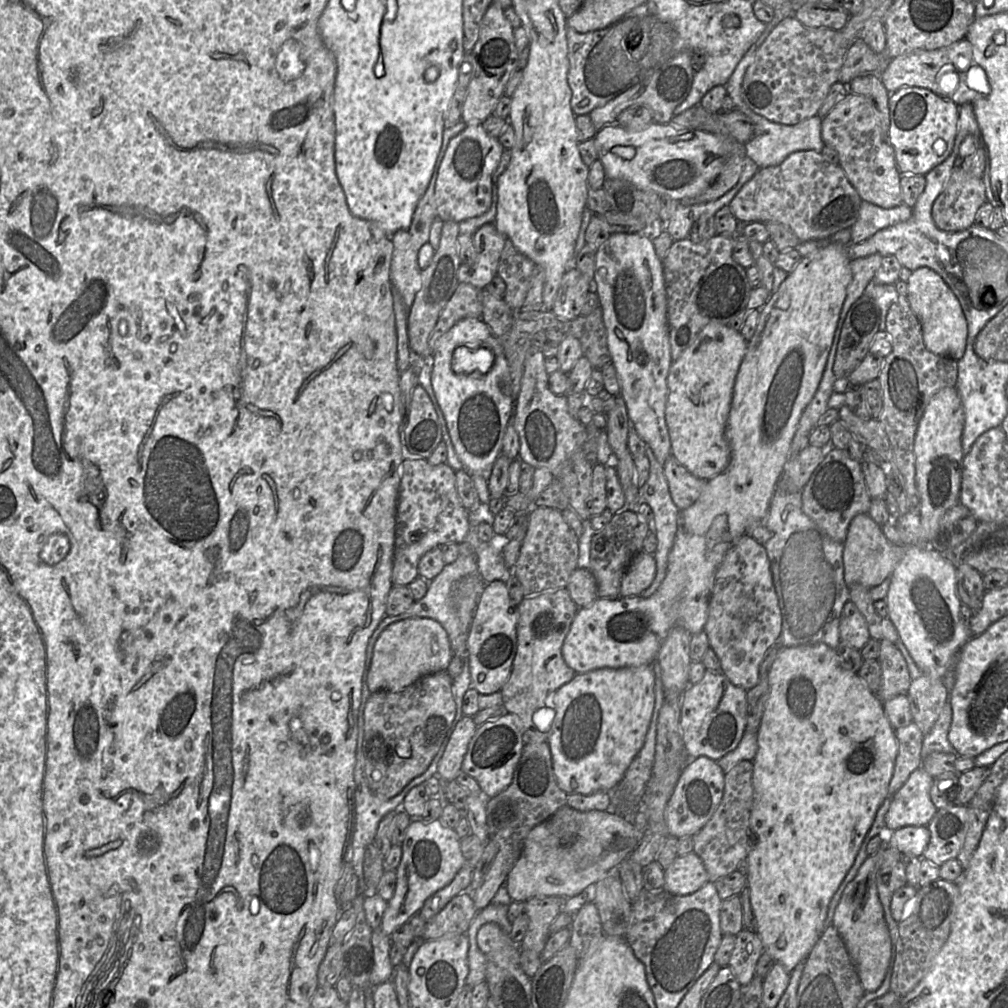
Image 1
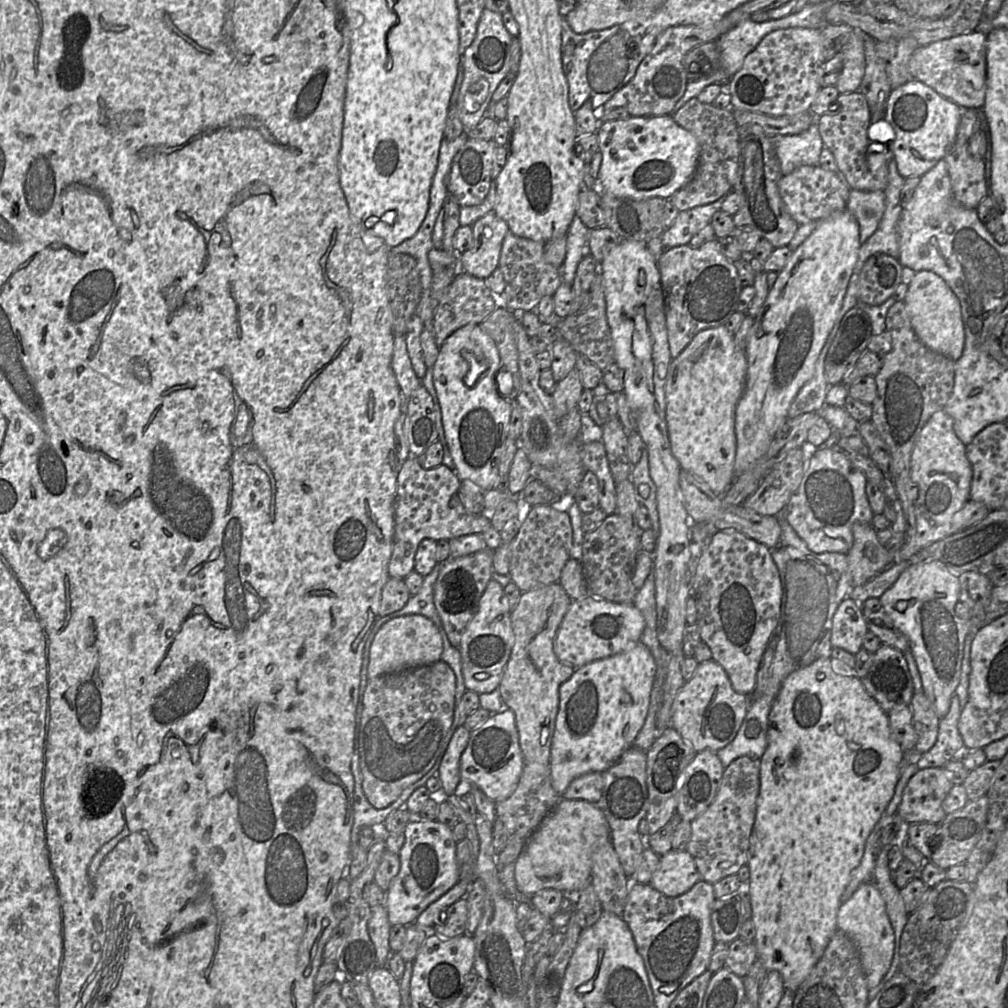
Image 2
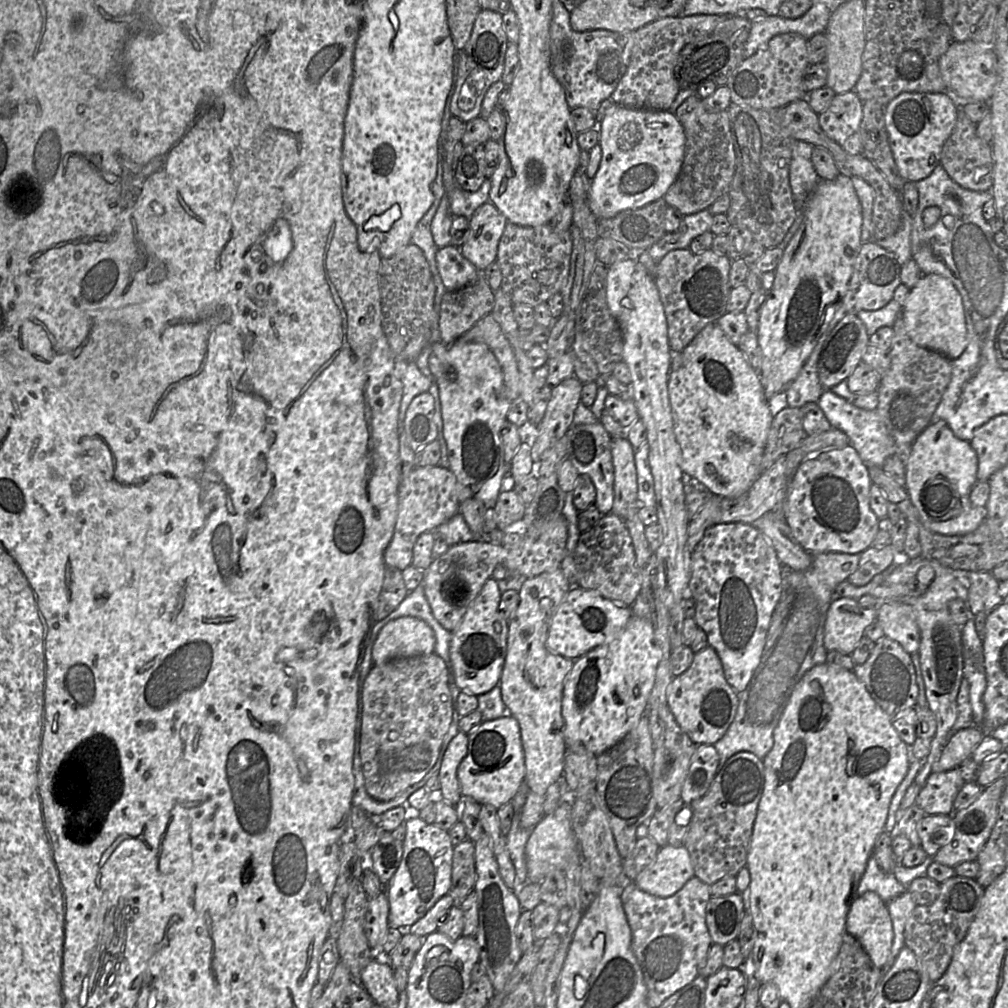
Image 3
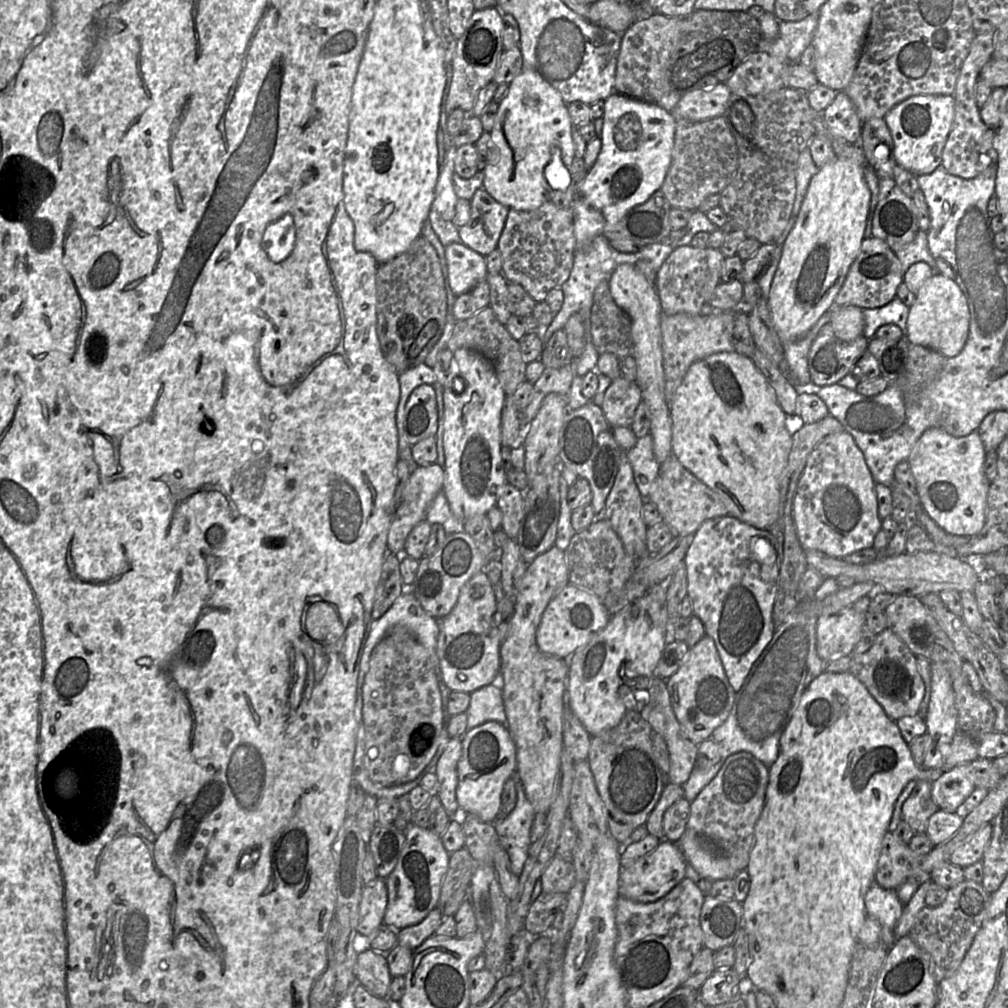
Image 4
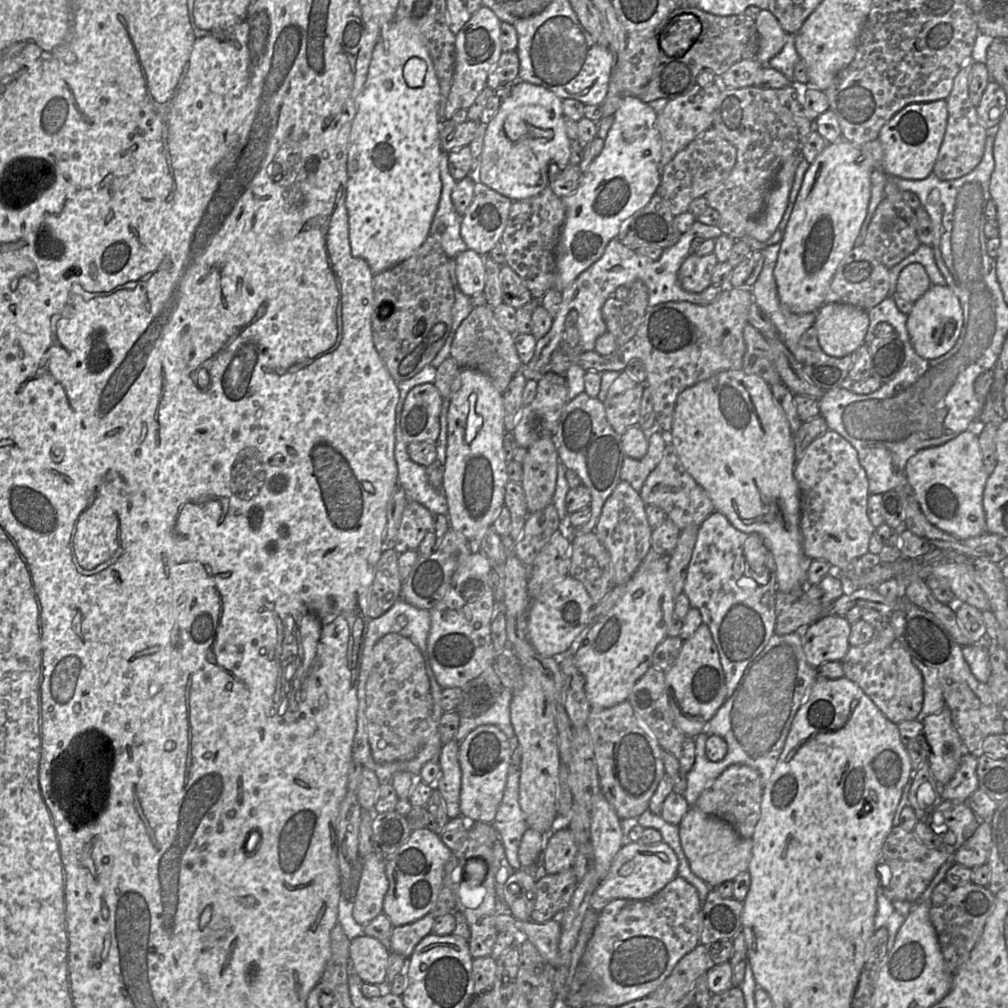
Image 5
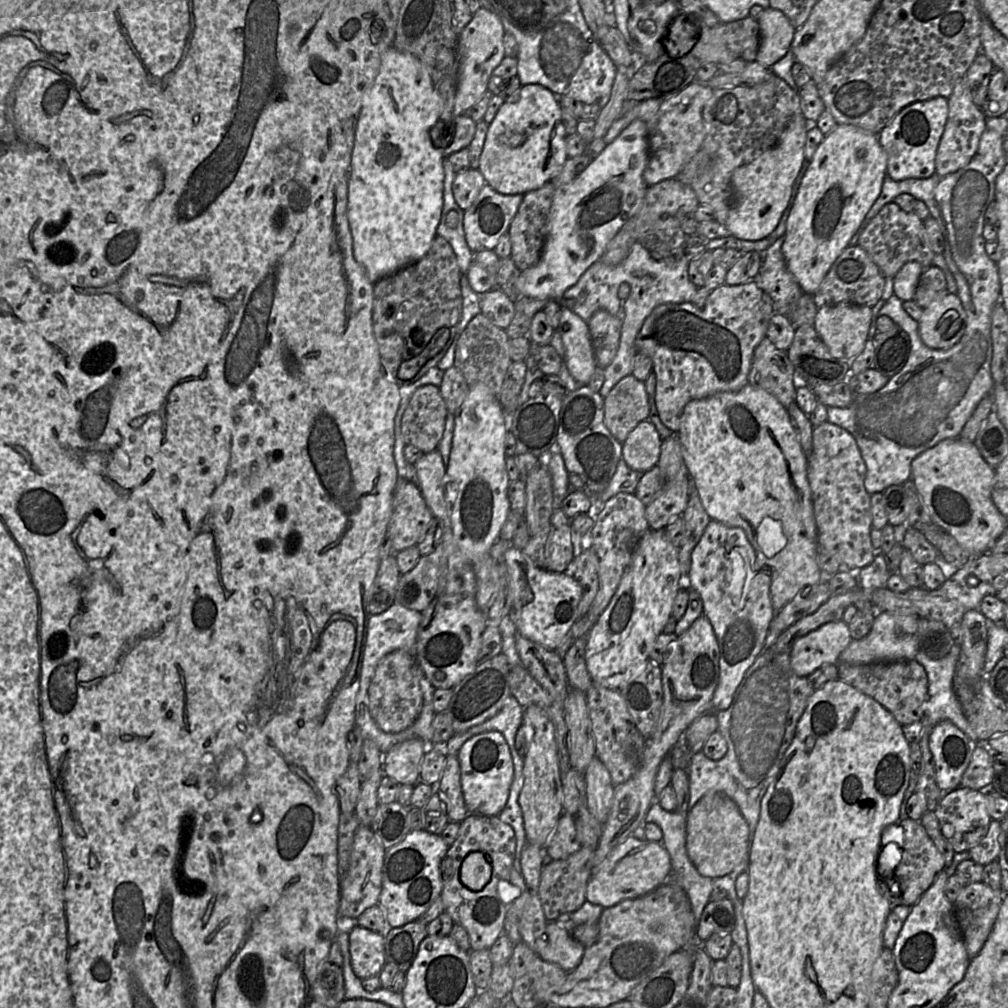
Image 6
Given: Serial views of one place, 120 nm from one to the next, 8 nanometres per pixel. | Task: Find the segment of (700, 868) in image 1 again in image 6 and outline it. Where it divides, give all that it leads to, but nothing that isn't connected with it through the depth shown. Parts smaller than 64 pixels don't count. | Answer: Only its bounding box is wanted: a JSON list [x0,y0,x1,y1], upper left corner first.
[586,836,671,908]

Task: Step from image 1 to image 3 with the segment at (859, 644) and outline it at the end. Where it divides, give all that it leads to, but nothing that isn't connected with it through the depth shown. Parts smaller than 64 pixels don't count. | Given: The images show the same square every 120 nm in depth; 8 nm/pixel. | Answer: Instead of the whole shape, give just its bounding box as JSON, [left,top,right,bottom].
[824,598,878,655]

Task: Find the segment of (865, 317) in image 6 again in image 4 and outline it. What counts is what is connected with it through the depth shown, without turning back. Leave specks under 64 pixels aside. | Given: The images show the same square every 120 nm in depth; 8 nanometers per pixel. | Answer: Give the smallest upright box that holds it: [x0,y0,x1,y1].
[830,306,863,342]

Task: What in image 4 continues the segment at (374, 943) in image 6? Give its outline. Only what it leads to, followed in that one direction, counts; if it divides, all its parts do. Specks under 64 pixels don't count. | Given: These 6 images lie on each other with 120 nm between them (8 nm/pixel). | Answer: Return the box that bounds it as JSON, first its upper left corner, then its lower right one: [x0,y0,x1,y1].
[356,949,392,998]

